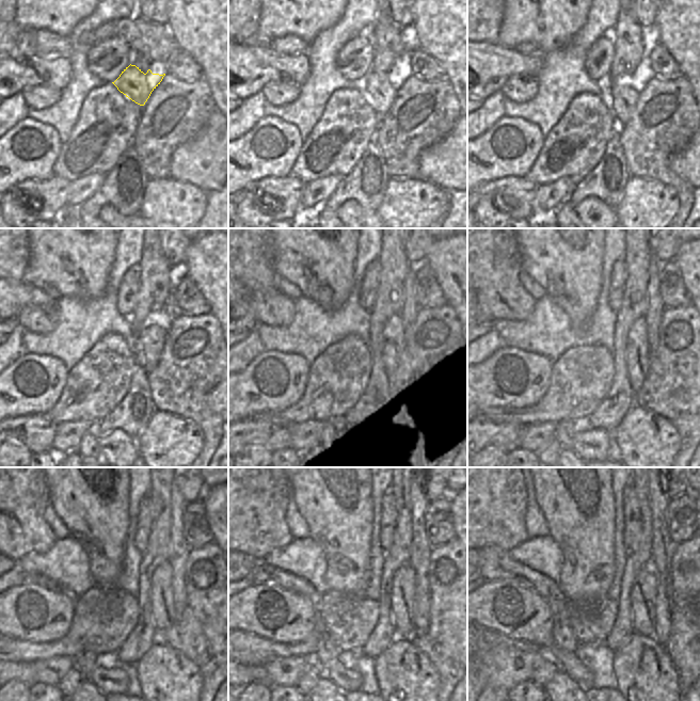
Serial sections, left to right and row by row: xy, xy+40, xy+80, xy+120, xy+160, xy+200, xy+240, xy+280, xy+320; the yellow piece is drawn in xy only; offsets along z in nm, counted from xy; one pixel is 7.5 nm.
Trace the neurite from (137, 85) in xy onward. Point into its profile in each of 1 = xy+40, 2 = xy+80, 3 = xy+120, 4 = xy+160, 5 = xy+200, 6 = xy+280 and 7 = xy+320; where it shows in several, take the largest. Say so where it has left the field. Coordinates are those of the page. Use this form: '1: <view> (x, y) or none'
1: xy+40 (381, 88)
2: xy+80 (624, 91)
3: xy+120 (149, 339)
4: xy+160 (393, 352)
5: xy+200 (637, 350)
6: xy+280 (402, 591)
7: xy+320 (643, 592)

